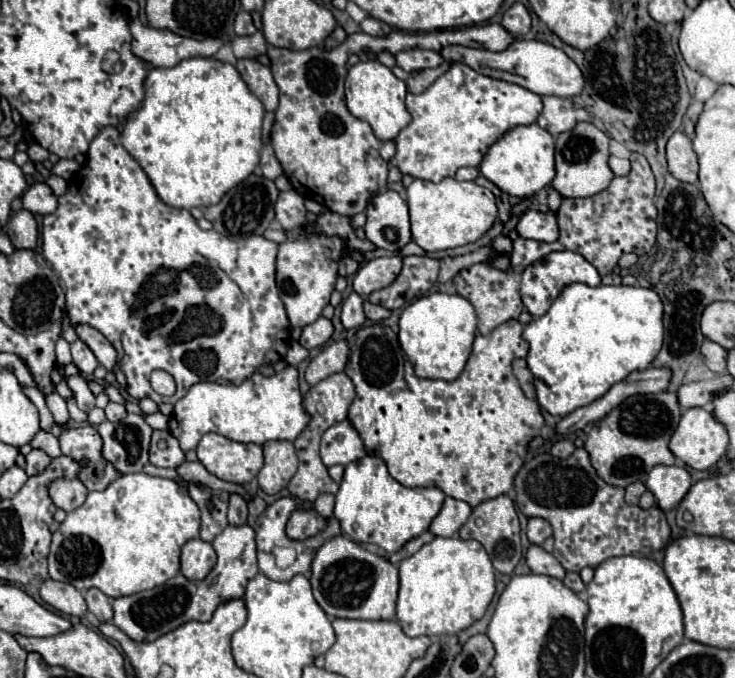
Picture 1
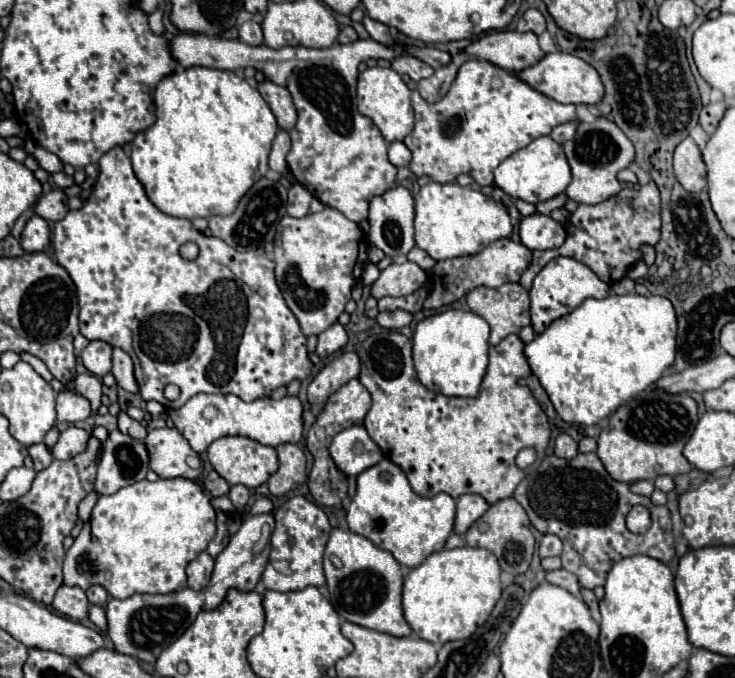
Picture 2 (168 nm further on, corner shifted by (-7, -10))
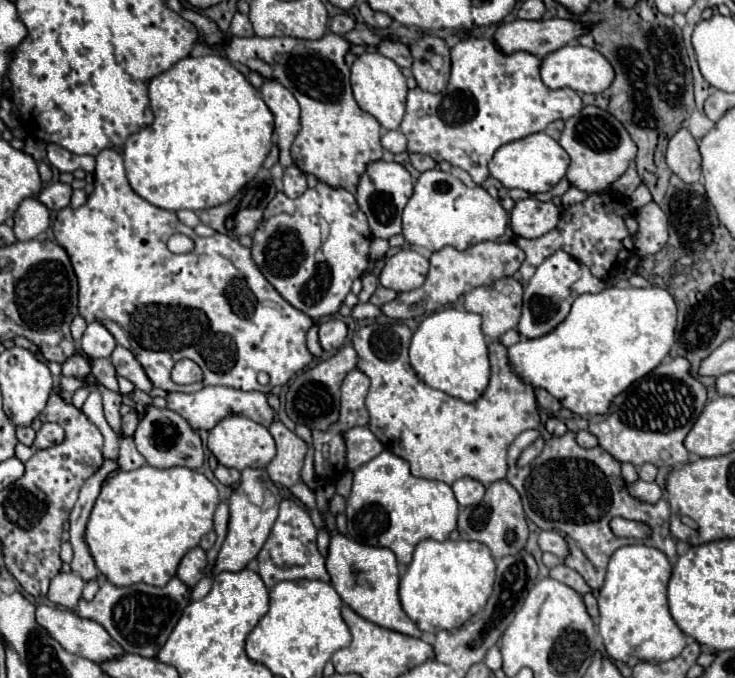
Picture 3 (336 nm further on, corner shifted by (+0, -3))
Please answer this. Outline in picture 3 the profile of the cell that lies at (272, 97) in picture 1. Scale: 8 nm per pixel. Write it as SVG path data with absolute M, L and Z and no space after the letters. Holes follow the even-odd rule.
M265 80L261 86L261 96L275 116L275 136L279 148L279 163L287 168L292 164L291 144L301 128L299 124L299 104L295 96L275 80Z

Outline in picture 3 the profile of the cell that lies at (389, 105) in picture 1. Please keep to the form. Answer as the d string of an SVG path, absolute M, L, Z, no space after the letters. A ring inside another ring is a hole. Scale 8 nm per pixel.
M379 52L361 54L351 66L351 86L353 86L355 100L363 112L375 116L385 130L399 128L405 114L405 98L409 88L405 76L401 74L401 68L393 60L381 56Z

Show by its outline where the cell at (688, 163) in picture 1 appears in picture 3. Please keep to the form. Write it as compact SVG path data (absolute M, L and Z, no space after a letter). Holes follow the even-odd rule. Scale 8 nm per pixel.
M681 128L667 146L667 164L683 182L699 182L701 178L701 154L697 142L689 130Z

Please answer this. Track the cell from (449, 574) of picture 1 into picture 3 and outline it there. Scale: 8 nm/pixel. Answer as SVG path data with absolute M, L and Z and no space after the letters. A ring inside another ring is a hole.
M423 540L417 544L407 572L401 576L399 596L407 616L423 632L451 630L481 612L493 592L495 560L485 544L469 540Z

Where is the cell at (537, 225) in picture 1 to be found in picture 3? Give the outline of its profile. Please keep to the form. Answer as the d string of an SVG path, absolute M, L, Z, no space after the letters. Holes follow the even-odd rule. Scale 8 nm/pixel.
M527 198L527 200L515 202L515 208L510 211L510 228L515 236L539 238L539 236L547 234L549 230L553 230L557 226L559 218L561 218L561 208L555 206L553 202L539 202L535 198Z

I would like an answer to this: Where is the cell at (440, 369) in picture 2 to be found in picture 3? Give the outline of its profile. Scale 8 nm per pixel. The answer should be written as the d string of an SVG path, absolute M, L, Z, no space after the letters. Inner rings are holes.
M455 308L429 314L411 338L409 360L427 386L463 402L475 402L485 392L491 376L489 352L481 332L481 316Z

